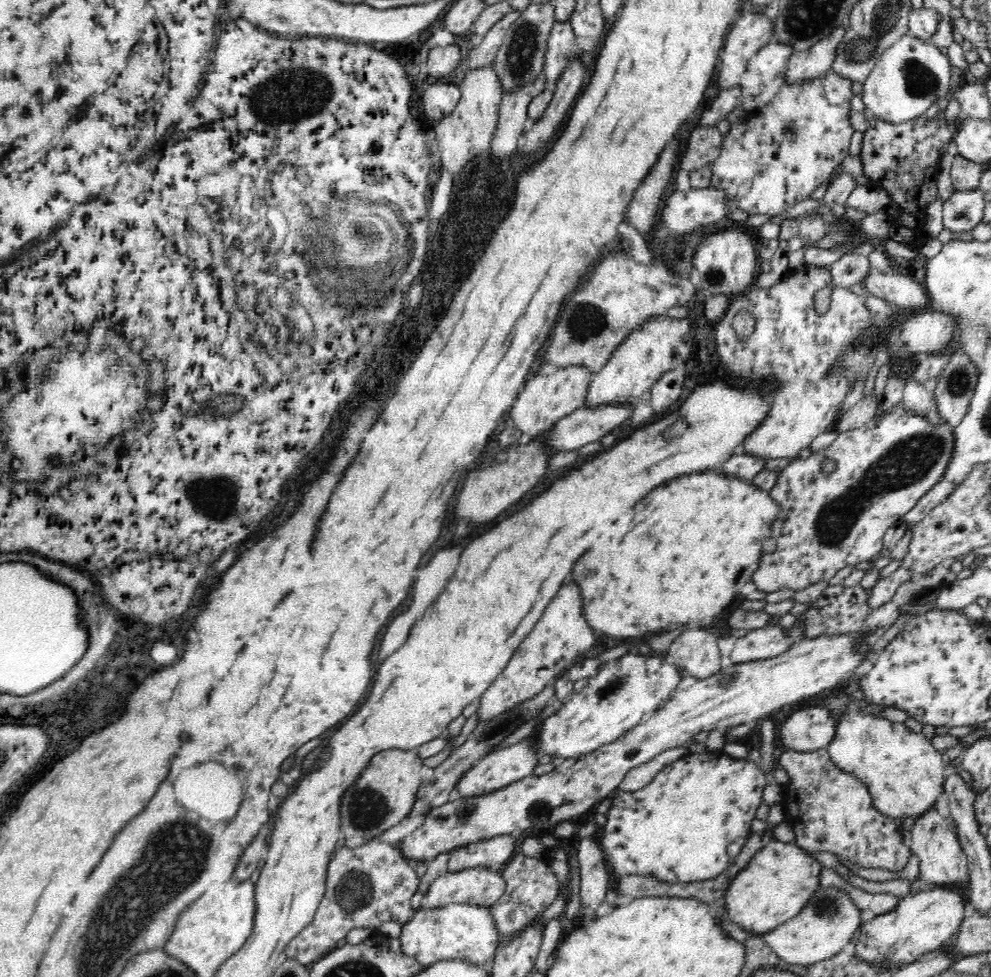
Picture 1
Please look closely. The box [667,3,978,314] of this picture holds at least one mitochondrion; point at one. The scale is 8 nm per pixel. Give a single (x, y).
(921, 82)

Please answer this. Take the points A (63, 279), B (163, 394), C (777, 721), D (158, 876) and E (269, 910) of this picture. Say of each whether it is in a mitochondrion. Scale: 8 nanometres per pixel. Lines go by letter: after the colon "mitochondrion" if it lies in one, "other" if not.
A: other
B: other
C: other
D: mitochondrion
E: other

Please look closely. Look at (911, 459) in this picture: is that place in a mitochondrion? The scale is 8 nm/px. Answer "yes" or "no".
yes

